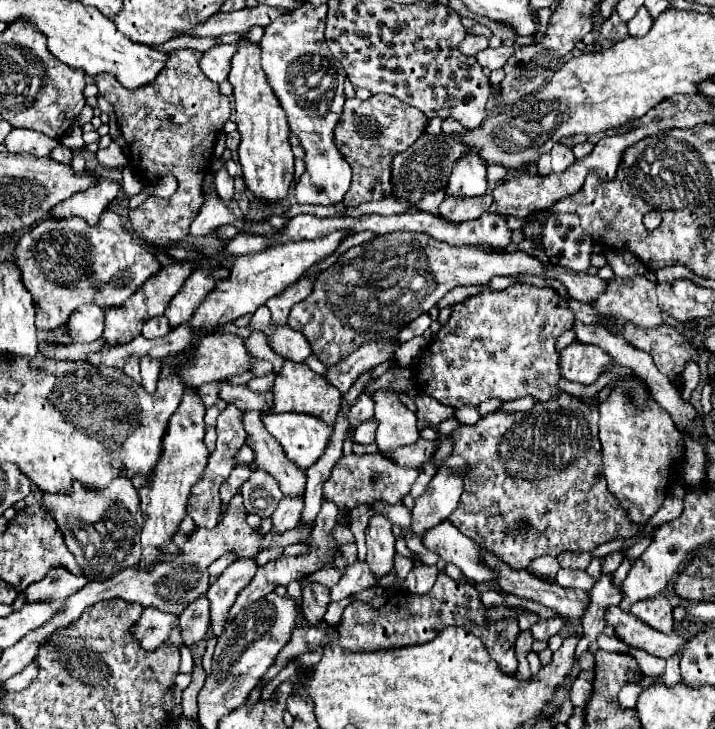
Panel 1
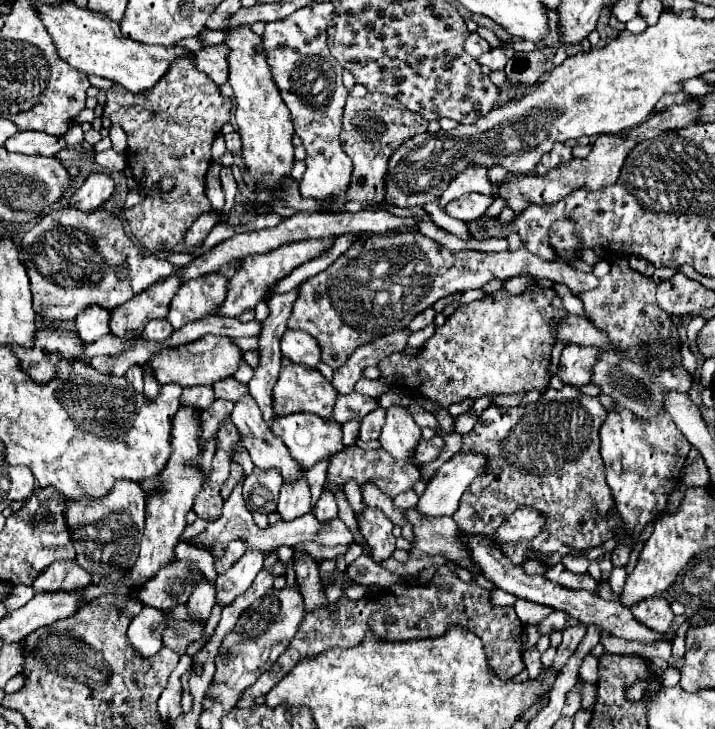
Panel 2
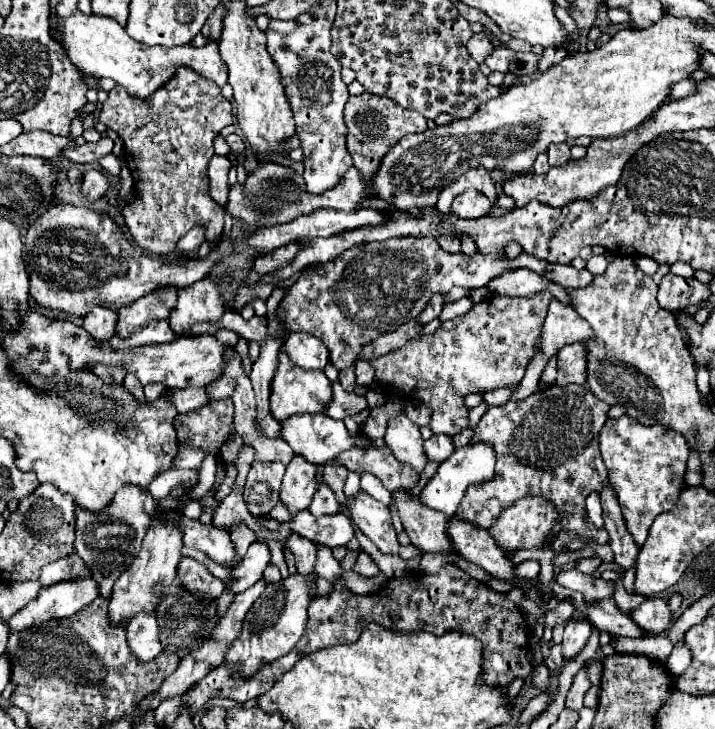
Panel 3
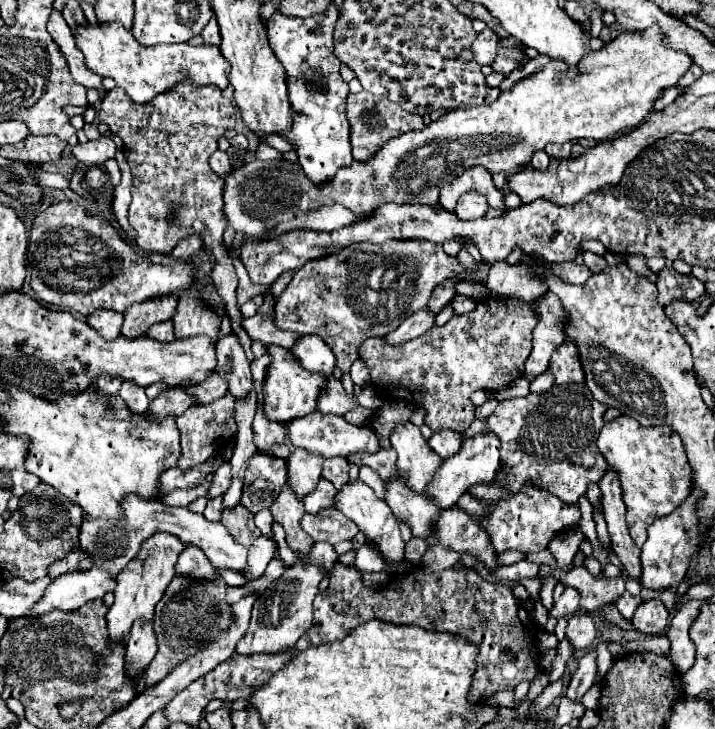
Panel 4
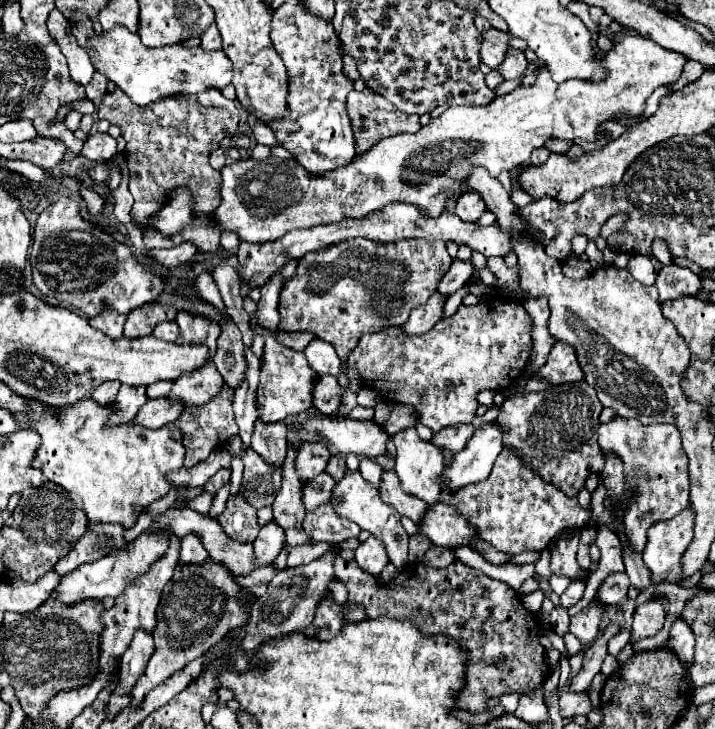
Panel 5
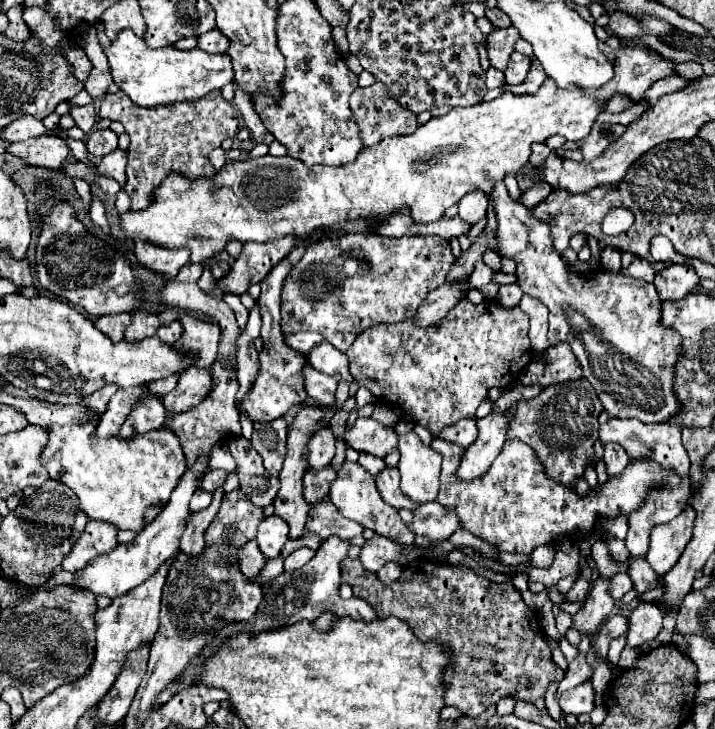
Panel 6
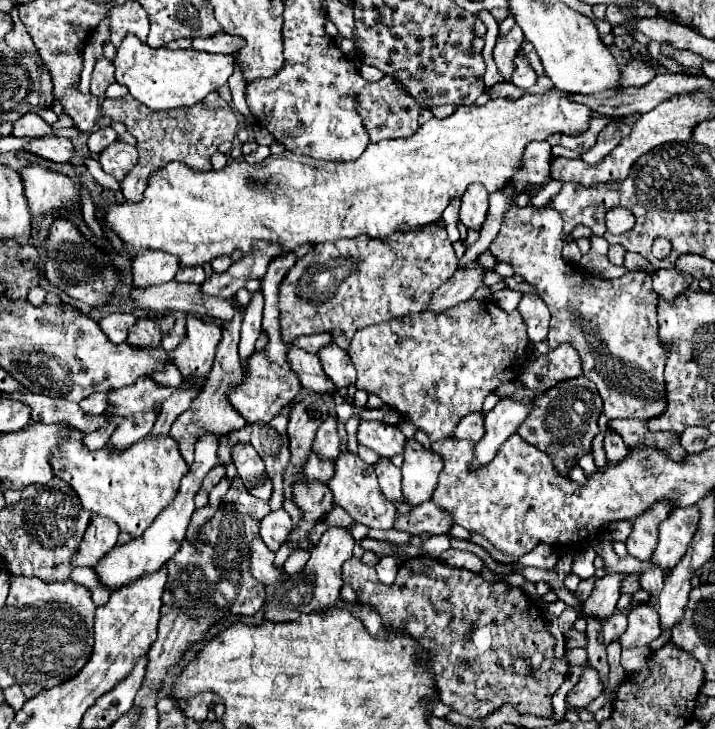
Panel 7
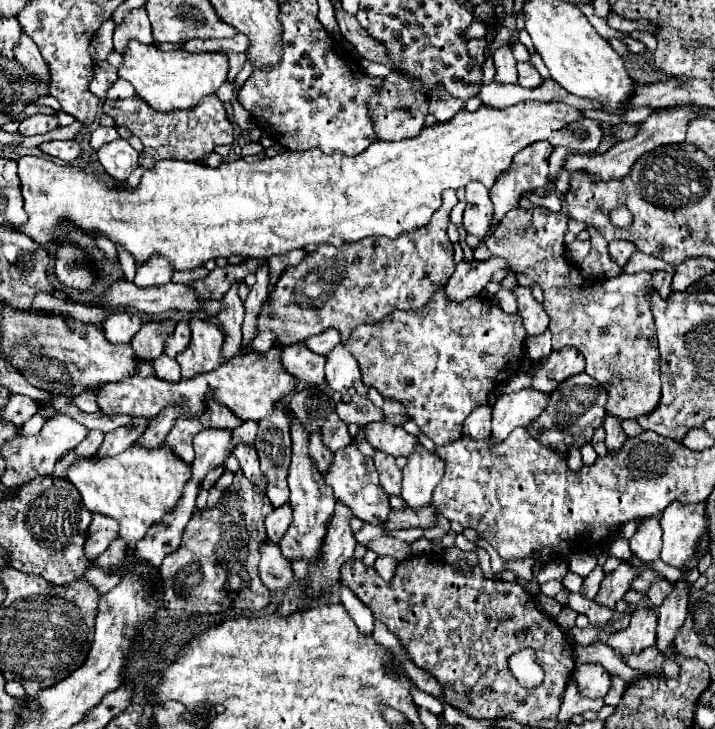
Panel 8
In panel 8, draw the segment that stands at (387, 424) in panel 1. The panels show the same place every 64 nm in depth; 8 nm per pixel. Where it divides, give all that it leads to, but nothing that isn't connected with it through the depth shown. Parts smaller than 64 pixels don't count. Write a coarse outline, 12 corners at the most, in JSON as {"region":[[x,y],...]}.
{"region":[[420,446],[402,472],[410,508],[432,502],[444,474],[440,456]]}

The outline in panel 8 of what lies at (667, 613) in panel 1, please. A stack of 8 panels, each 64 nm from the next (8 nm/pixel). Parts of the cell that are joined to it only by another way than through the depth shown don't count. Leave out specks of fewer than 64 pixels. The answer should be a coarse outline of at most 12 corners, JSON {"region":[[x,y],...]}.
{"region":[[636,608],[606,644],[620,656],[656,644],[656,610]]}

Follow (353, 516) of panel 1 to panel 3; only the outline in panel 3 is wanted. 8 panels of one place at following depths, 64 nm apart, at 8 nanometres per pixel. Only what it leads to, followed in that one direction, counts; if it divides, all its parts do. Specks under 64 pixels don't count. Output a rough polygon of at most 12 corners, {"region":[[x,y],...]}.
{"region":[[349,472],[344,486],[347,497],[360,490],[360,475]]}

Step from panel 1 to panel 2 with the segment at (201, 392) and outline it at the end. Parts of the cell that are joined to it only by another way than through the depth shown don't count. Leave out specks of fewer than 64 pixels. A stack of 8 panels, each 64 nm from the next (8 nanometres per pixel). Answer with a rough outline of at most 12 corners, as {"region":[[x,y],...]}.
{"region":[[212,386],[184,388],[180,400],[204,410],[216,398]]}

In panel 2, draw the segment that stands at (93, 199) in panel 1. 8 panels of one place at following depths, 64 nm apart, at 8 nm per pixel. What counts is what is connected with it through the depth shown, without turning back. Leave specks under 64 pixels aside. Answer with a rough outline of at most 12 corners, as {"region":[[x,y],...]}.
{"region":[[90,174],[68,206],[94,212],[114,194],[108,174]]}

